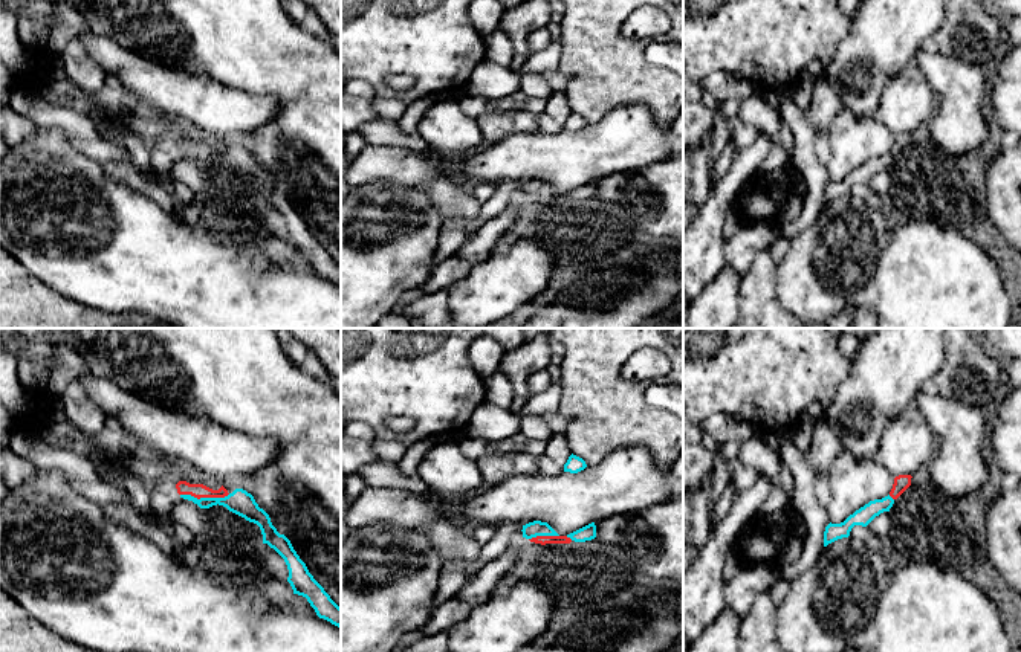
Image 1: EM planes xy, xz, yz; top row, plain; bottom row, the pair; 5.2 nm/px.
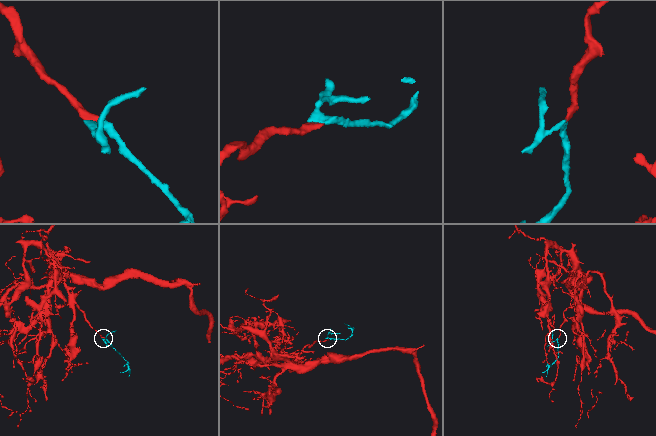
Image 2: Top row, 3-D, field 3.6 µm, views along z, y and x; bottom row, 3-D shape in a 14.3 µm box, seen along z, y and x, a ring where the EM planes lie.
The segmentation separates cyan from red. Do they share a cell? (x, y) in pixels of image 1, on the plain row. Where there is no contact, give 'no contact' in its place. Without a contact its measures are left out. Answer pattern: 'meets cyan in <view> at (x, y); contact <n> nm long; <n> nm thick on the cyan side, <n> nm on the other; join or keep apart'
meets cyan in xy at (205, 156); contact 260 nm long; 130 nm thick on the cyan side, 80 nm on the other; join

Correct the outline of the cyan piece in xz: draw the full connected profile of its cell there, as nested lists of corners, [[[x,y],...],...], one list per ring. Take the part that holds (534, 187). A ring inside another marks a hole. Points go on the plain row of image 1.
[[[533,179],[523,183],[523,195],[529,197],[535,202],[570,202],[575,200],[585,200],[596,195],[596,183],[595,180],[567,192],[559,194],[547,180]]]

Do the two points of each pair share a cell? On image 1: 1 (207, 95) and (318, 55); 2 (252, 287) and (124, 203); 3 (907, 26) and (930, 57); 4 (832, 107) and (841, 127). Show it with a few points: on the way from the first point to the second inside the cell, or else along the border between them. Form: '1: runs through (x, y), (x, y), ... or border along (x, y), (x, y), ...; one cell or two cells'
1: border along (196, 74), (204, 74), (236, 89), (265, 95); two cells
2: runs through (220, 287), (208, 287), (156, 235); one cell
3: border along (930, 41), (919, 49), (913, 61); two cells
4: border along (844, 107), (827, 130); two cells

